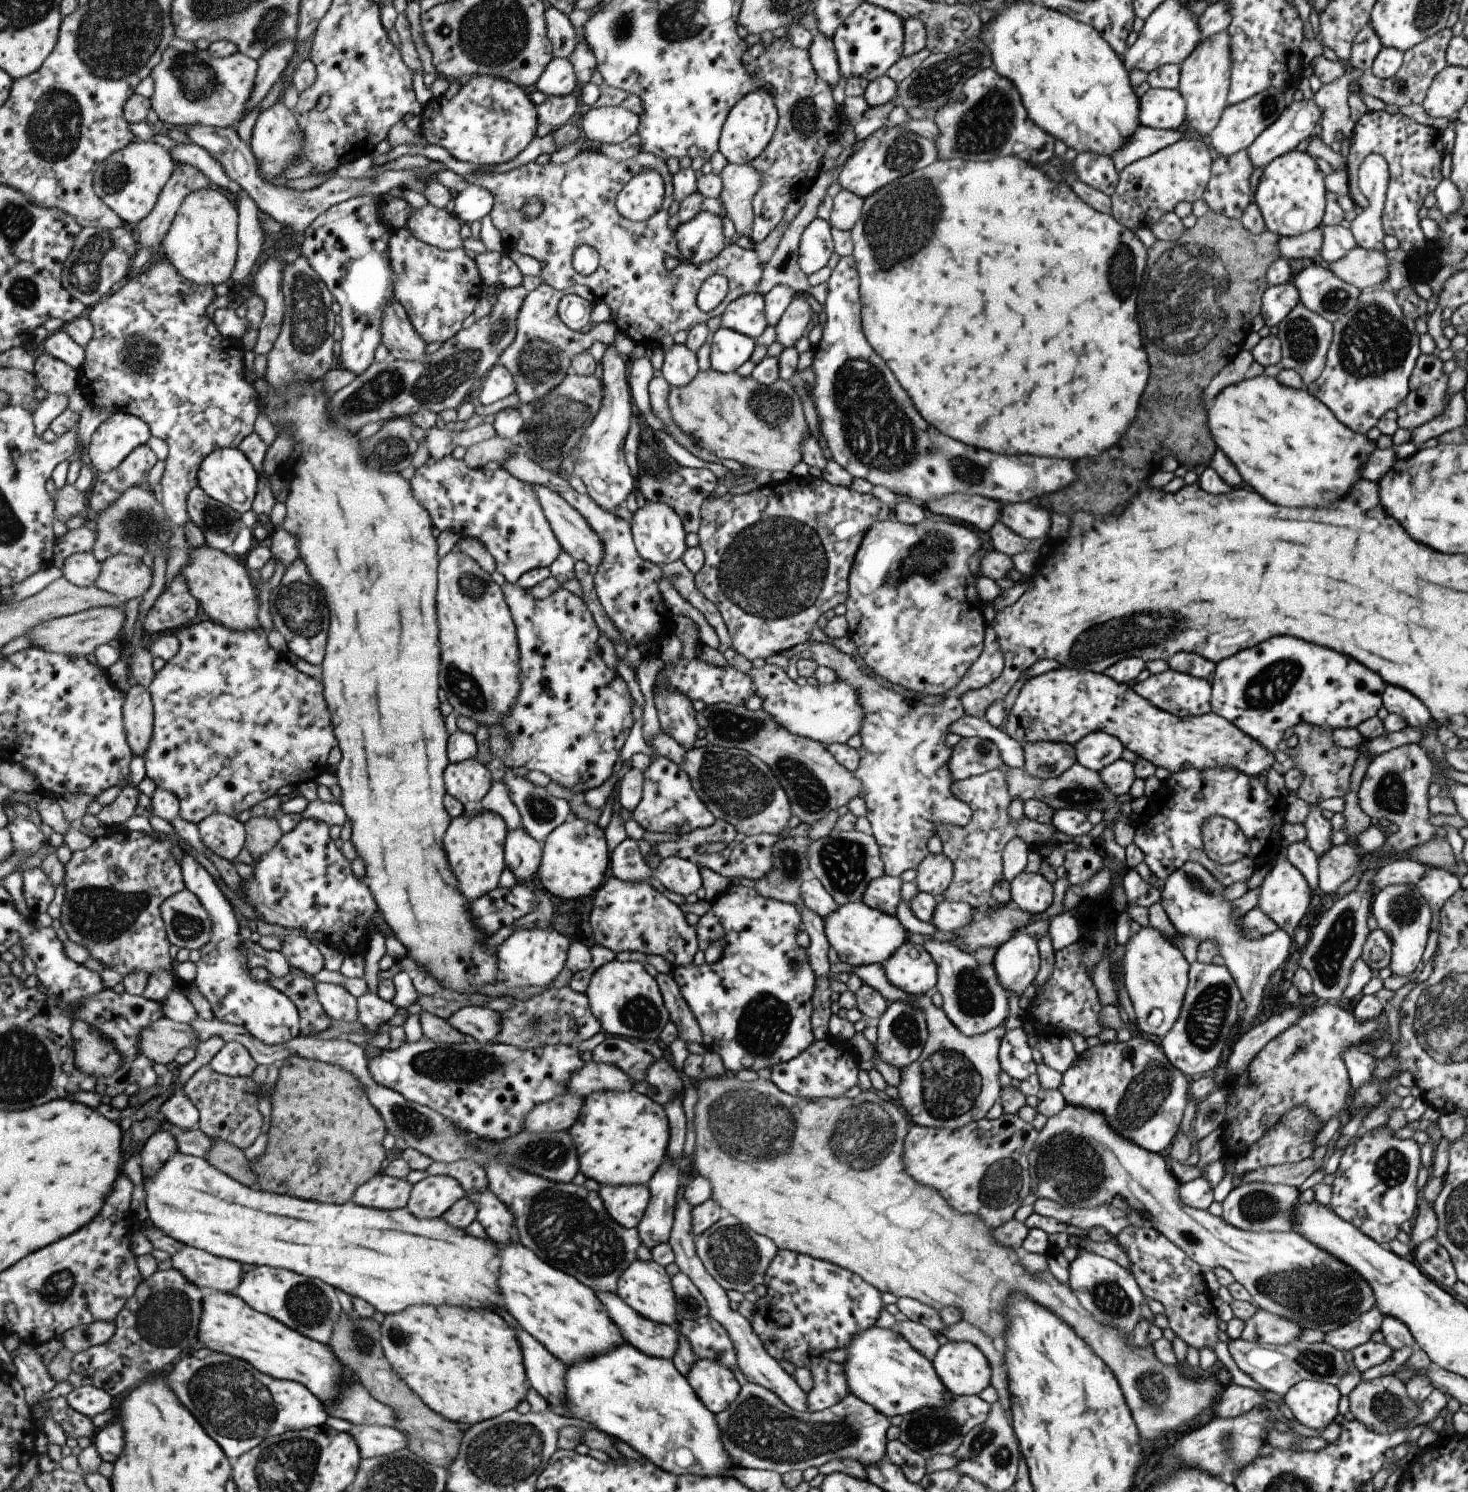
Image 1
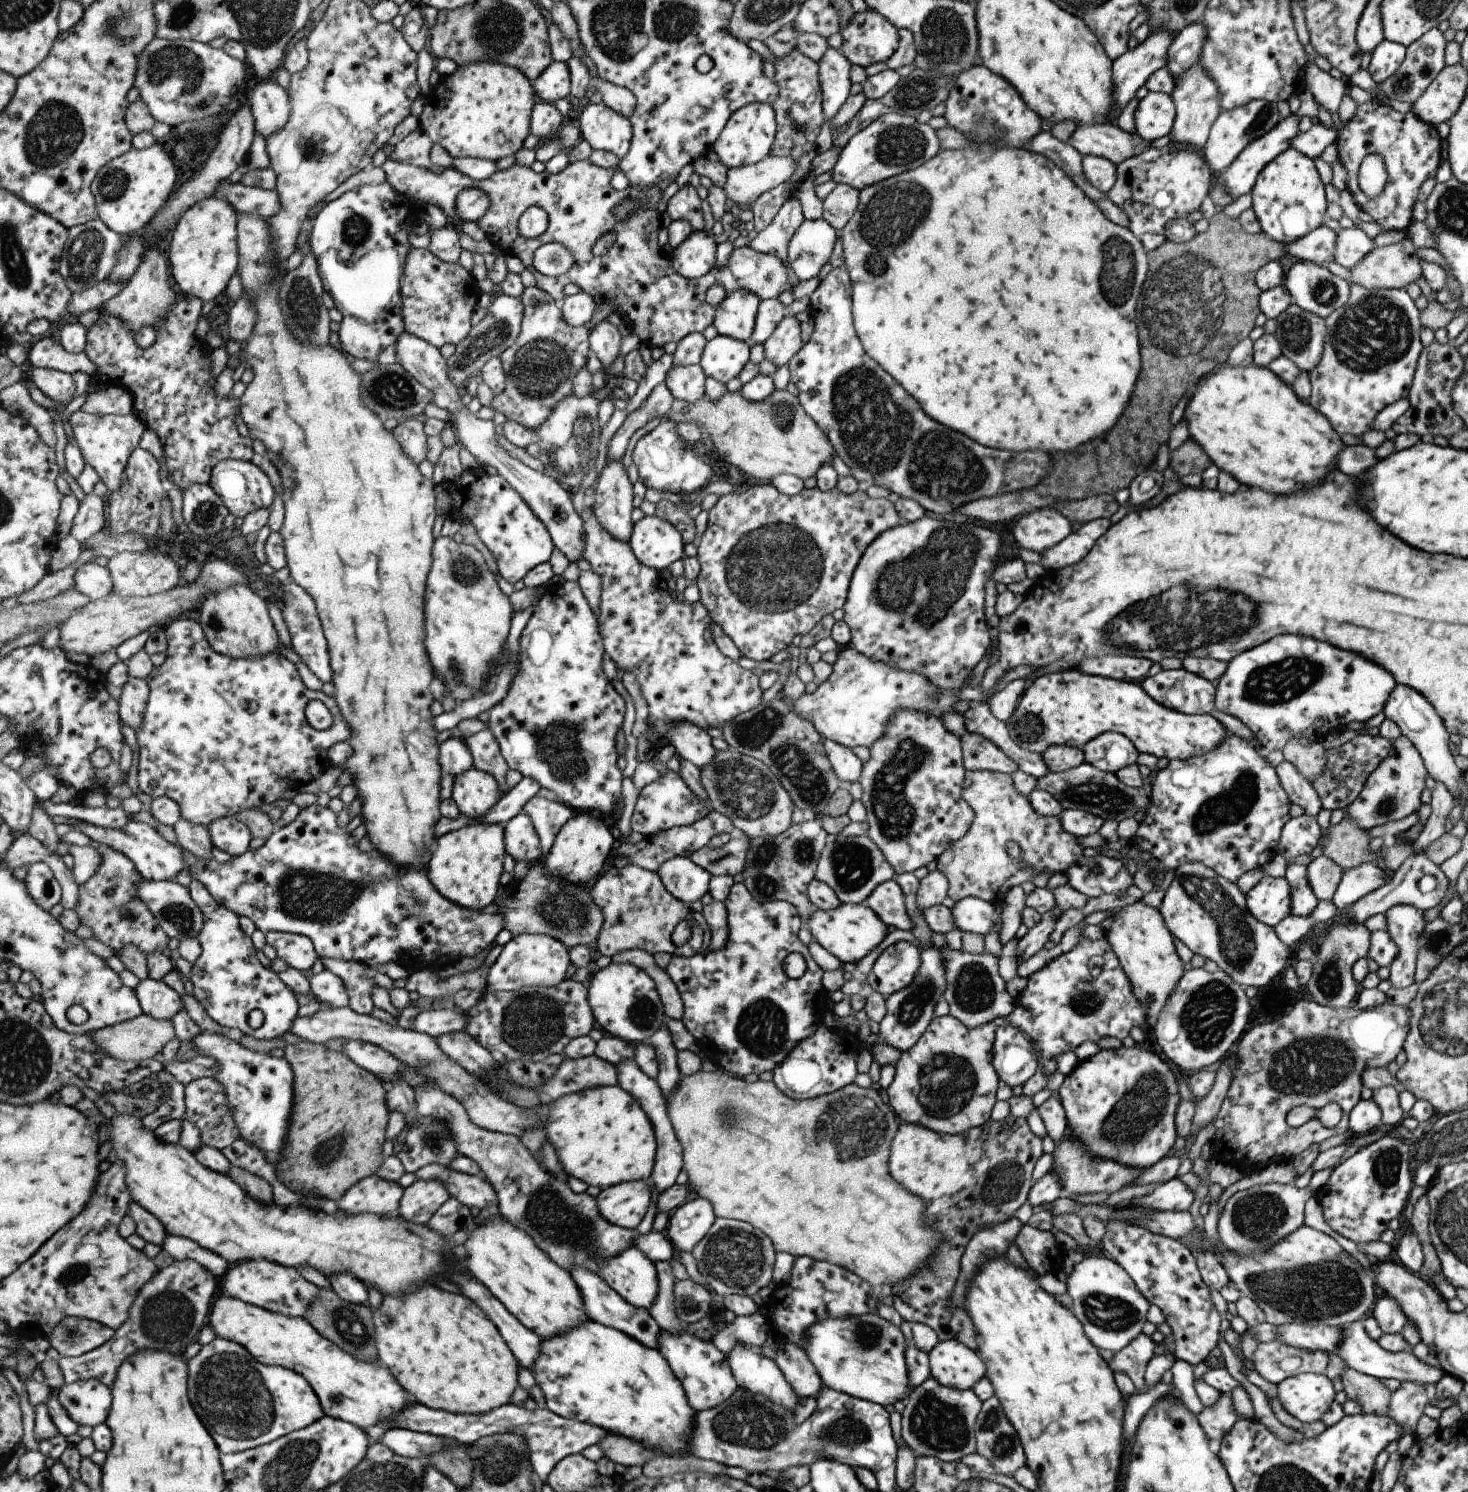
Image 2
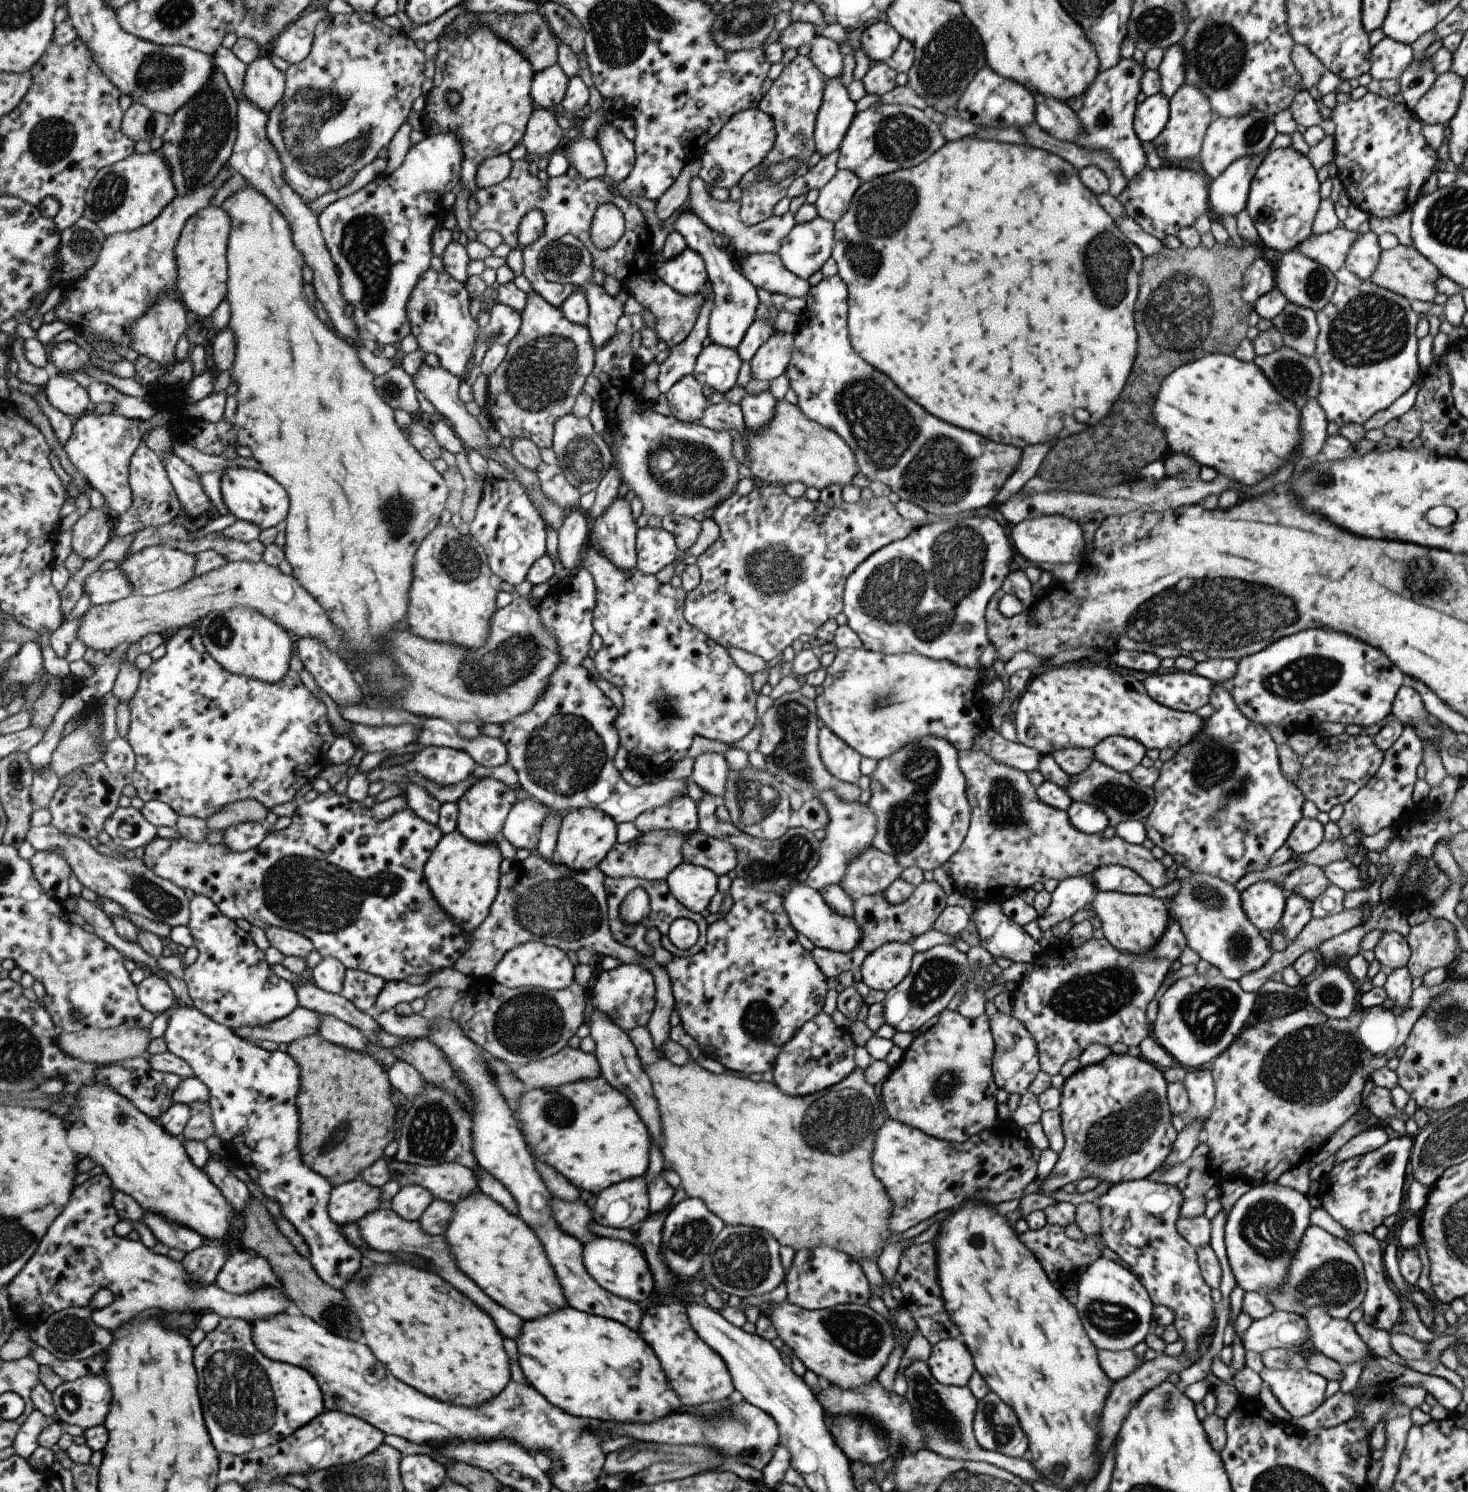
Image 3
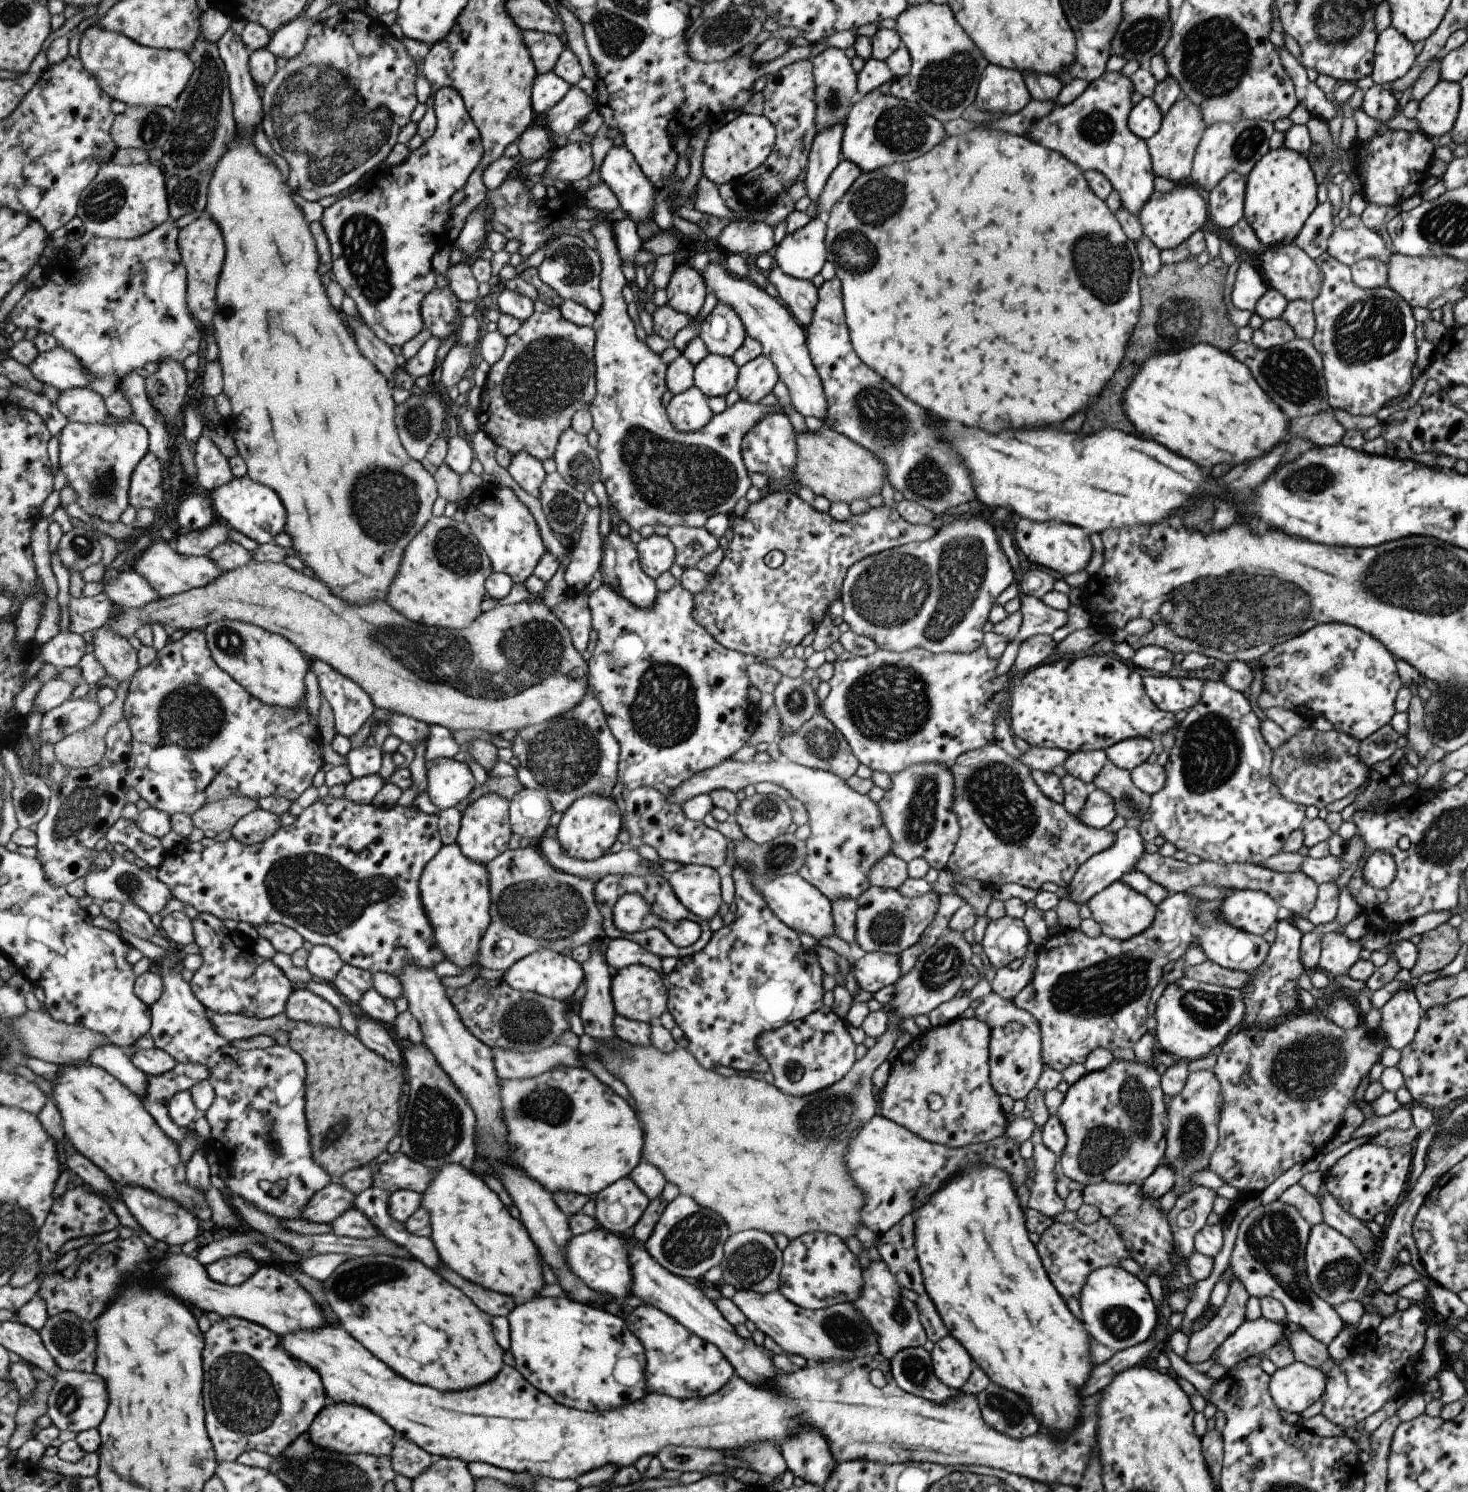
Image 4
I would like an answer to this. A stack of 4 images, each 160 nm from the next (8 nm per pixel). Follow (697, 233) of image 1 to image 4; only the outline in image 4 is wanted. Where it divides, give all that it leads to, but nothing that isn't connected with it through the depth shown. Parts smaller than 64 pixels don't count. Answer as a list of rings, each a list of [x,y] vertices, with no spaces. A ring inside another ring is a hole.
[[[689,257],[679,259],[664,289],[666,303],[692,320],[698,314],[707,290],[702,274],[688,265],[688,260]]]

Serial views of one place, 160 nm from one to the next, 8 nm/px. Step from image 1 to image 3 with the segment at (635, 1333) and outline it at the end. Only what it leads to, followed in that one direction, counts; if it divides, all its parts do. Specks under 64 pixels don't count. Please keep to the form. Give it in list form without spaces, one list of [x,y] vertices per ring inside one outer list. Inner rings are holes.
[[[438,1017],[432,1021],[434,1024],[425,1038],[431,1039],[441,1048],[462,1081],[474,1092],[476,1114],[472,1118],[474,1120],[472,1132],[478,1164],[498,1178],[516,1198],[518,1215],[544,1242],[549,1260],[564,1286],[569,1306],[617,1321],[637,1332],[643,1316],[641,1308],[633,1301],[611,1294],[592,1277],[584,1263],[584,1244],[577,1237],[567,1234],[553,1218],[551,1210],[553,1194],[537,1170],[534,1156],[528,1148],[522,1130],[518,1127],[518,1120],[514,1117],[507,1099],[497,1088],[495,1074],[491,1072],[491,1064],[487,1060],[489,1054],[469,1038],[468,1033],[455,1019]]]

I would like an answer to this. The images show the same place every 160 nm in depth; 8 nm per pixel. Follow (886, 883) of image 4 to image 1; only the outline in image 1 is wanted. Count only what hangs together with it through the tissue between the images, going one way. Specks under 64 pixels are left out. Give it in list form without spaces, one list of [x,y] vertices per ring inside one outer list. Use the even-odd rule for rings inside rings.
[[[833,828],[827,836],[811,841],[806,849],[806,859],[809,870],[837,906],[859,901],[867,885],[884,874],[875,839],[855,829],[838,831]]]

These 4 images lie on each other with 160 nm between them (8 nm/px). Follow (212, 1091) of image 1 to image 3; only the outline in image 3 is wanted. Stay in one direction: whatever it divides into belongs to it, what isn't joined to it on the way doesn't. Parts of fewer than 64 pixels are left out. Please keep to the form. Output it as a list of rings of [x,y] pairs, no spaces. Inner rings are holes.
[[[199,1099],[187,1103],[191,1116],[182,1136],[183,1144],[187,1141],[203,1141],[216,1136],[216,1128],[209,1099]]]

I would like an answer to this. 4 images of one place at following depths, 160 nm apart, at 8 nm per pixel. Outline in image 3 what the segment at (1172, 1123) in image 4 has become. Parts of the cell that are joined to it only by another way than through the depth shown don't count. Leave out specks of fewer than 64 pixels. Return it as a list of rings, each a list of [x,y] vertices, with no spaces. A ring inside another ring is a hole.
[[[1187,1069],[1182,1085],[1188,1096],[1187,1119],[1201,1119],[1205,1122],[1214,1105],[1214,1084],[1210,1070]]]

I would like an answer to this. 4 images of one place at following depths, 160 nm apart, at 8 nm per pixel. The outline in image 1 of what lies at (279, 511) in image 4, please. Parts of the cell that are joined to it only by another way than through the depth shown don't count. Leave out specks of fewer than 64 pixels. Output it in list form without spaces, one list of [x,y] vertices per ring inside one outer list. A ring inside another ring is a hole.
[[[225,447],[211,452],[201,463],[198,479],[198,486],[203,487],[203,490],[211,495],[211,498],[233,507],[241,514],[252,510],[258,493],[260,475],[239,448]]]

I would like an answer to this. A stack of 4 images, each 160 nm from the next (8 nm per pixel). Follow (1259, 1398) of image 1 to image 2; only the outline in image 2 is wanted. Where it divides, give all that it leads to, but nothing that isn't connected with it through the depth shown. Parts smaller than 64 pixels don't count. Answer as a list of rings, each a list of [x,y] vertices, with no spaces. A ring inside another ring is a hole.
[[[1220,1393],[1211,1406],[1202,1408],[1196,1419],[1208,1439],[1222,1440],[1238,1419],[1231,1405],[1230,1394]]]

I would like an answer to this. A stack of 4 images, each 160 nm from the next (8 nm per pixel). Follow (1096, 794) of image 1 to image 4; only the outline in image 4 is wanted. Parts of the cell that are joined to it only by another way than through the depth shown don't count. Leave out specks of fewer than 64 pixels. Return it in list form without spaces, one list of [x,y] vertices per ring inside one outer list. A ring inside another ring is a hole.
[[[1105,761],[1101,770],[1098,770],[1090,786],[1109,796],[1114,814],[1124,820],[1139,818],[1150,805],[1150,795],[1133,784],[1130,771],[1119,770],[1118,766],[1109,761]]]

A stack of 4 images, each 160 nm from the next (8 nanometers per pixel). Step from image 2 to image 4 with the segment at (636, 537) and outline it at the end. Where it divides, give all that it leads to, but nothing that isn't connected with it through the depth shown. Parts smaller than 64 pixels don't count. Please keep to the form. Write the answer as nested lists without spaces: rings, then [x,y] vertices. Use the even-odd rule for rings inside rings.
[[[652,535],[637,543],[640,567],[653,579],[674,563],[674,546],[667,536]]]

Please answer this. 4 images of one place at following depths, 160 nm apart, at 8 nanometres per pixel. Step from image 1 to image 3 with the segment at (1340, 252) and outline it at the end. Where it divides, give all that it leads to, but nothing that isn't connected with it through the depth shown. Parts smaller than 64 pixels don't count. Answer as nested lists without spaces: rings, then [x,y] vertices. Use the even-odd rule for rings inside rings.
[[[1371,231],[1357,233],[1347,251],[1343,266],[1360,279],[1368,280],[1380,252],[1375,233]]]

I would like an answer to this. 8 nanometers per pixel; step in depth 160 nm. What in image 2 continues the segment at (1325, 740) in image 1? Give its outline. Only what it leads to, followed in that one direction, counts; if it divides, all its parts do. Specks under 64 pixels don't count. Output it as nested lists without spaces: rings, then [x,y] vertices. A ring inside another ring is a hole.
[[[1305,737],[1290,738],[1282,748],[1283,760],[1290,762],[1295,770],[1311,785],[1326,767],[1325,749],[1321,742],[1309,741]]]

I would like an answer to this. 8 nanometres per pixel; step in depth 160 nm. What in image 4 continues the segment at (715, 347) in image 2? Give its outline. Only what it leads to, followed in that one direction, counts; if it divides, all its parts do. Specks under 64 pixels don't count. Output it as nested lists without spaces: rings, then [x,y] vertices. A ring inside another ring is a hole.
[[[707,353],[692,372],[692,384],[706,397],[725,396],[736,385],[738,366],[730,357]]]

